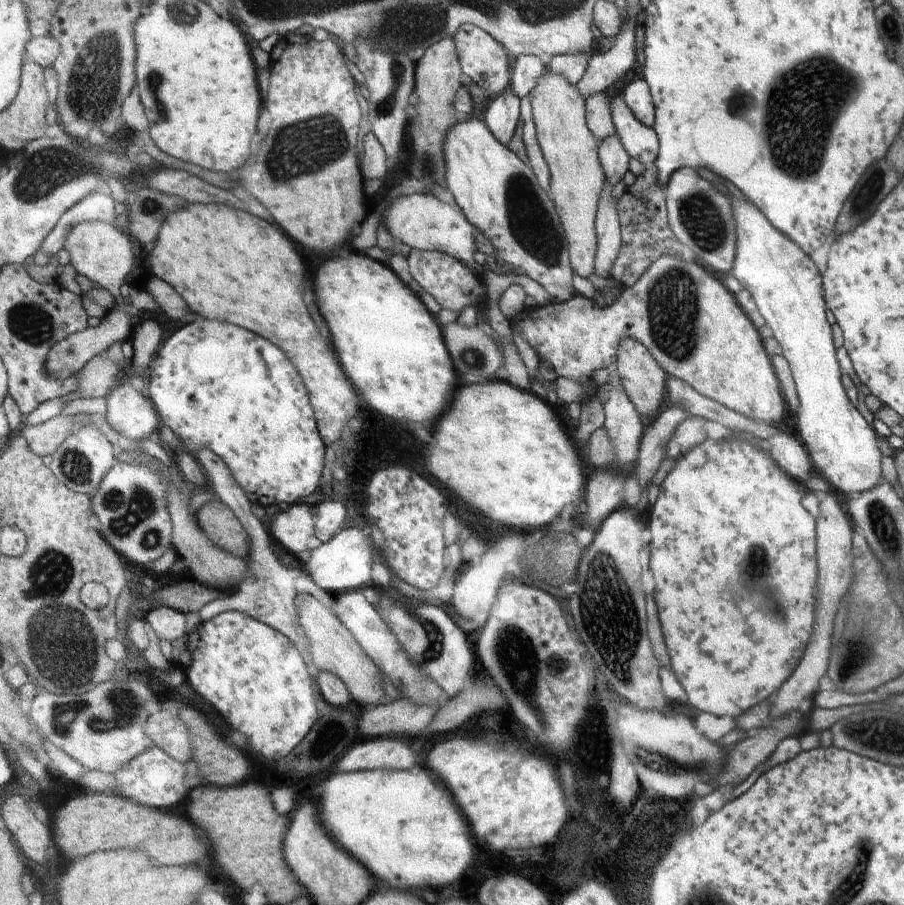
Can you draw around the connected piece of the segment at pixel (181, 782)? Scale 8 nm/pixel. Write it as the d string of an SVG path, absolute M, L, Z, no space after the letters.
M158 746L146 750L136 760L126 764L126 768L122 772L116 772L114 776L120 782L118 794L124 794L124 796L128 796L128 798L132 798L136 802L159 809L166 810L170 806L178 806L180 802L184 802L189 797L192 791L186 784L188 768L182 762L174 760L172 756L166 754Z

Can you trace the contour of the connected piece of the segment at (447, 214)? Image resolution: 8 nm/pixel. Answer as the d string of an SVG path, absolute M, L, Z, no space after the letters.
M434 193L399 196L388 206L382 224L394 234L398 242L412 249L450 253L464 261L478 274L479 278L483 279L487 266L481 266L476 262L476 252L479 250L477 238L482 230L470 222L458 202L454 206L444 202Z

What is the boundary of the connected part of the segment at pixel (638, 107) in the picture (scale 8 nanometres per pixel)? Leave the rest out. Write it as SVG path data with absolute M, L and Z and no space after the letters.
M646 79L629 84L622 96L640 122L645 122L646 126L651 127L657 125L657 103L654 100L650 83Z

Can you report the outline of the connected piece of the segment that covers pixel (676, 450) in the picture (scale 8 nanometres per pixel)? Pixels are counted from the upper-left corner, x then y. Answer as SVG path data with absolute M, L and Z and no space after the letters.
M690 417L682 422L676 430L676 434L672 436L670 444L668 444L667 458L678 460L680 456L690 452L692 448L700 446L708 437L703 424L704 419L702 417Z

